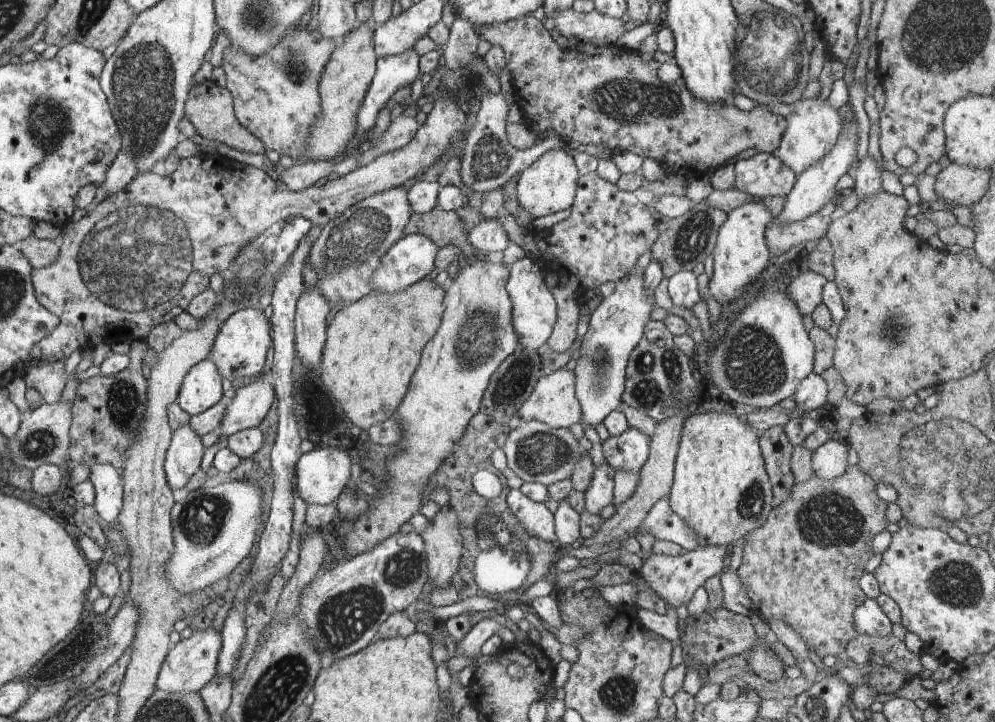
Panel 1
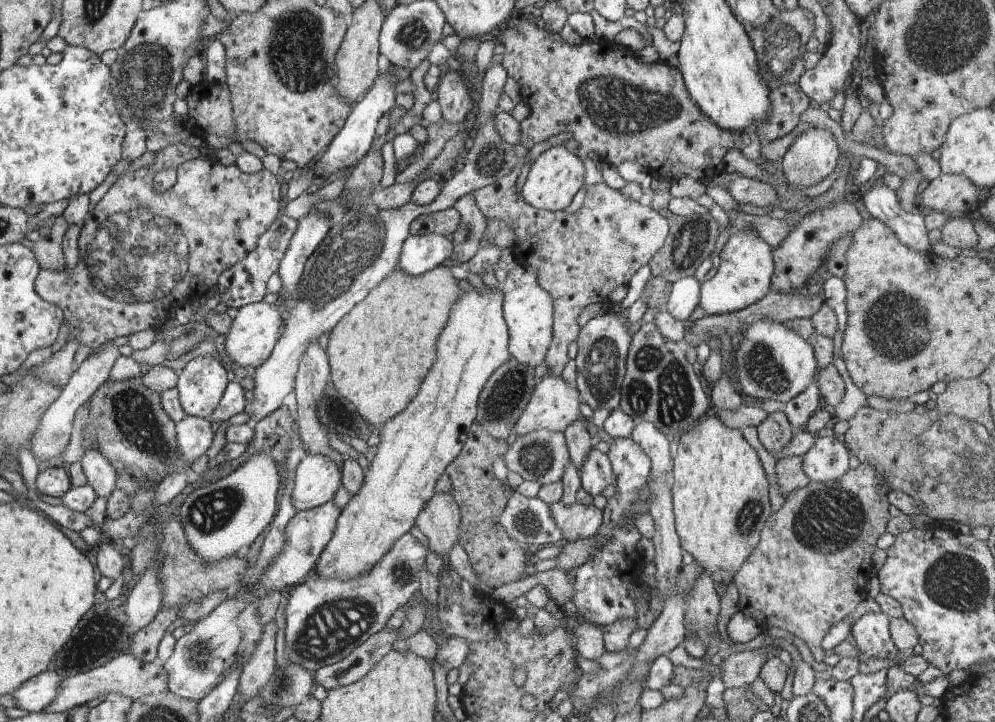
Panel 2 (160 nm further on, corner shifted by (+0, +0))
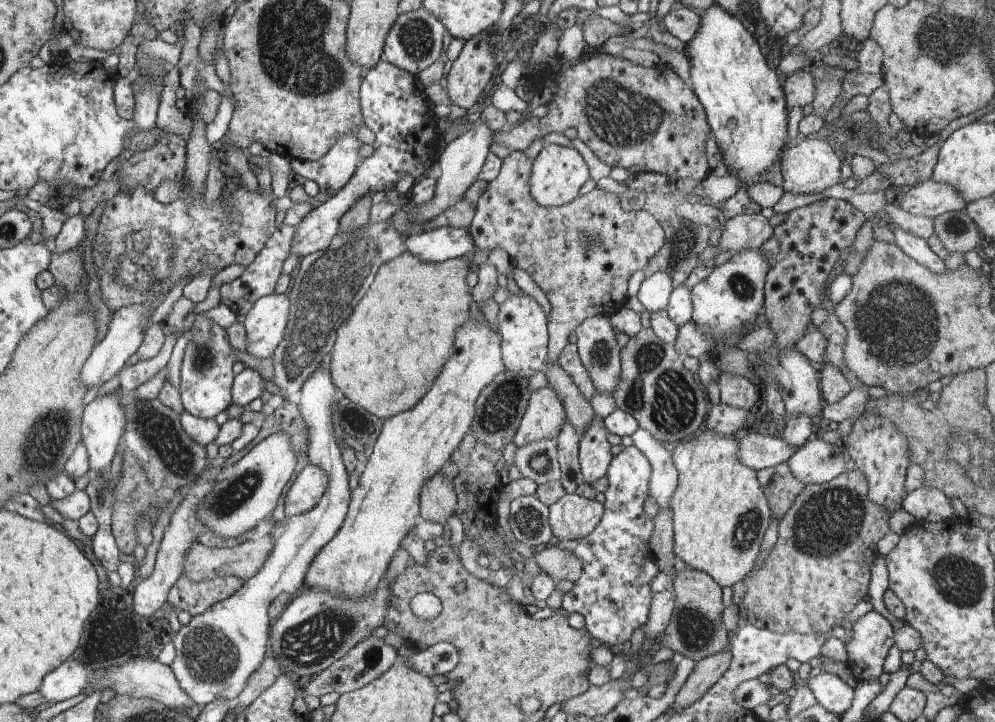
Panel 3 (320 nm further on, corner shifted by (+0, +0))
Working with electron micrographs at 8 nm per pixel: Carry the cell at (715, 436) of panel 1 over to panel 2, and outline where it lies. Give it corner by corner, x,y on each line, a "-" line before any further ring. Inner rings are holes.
716,416
698,420
676,439
673,456
673,511
682,550
692,554
704,574
717,585
730,584
743,562
760,542
761,532
772,513
768,479
756,450
739,430
728,428

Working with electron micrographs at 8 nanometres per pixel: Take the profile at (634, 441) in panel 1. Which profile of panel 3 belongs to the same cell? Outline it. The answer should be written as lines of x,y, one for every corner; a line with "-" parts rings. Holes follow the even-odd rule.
630,445
613,457
605,476
609,480
609,487
604,492
604,512
598,526
584,538
561,538
554,540
553,545
560,547
563,551
572,553
582,563
581,576
574,582
573,588
563,594
561,611
568,616
574,614
574,612
582,614
585,628
591,634
595,643
621,652
627,648
634,630
640,628
647,621
652,599
656,594
652,591
650,582
654,580
659,571
655,559
652,557
652,551
648,548
654,521
647,512
644,512
644,502
650,495
651,464
646,455
638,450
637,446

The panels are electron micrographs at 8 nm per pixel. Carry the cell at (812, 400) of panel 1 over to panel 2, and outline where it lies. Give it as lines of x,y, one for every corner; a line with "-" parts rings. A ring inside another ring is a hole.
814,382
808,388
805,388
804,392
786,403
786,408
783,411
786,413
794,433
805,428
807,420
818,408
822,407
821,400
820,389

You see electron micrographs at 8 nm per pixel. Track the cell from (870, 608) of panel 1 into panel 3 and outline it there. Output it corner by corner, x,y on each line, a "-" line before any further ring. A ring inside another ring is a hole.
878,611
867,612
856,620
845,647
847,664
858,682
878,680
888,650
895,644
894,636
892,625

